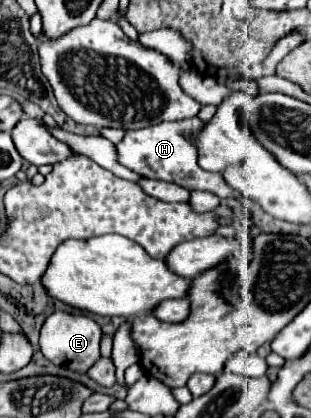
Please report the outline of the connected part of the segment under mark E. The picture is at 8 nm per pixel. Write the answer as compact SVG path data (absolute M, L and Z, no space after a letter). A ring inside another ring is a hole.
M55 311L53 315L47 317L47 321L41 327L39 347L41 347L41 353L45 355L45 359L49 359L51 363L55 363L59 367L67 367L77 373L87 373L101 357L101 353L99 353L101 337L103 337L101 327L87 315Z

